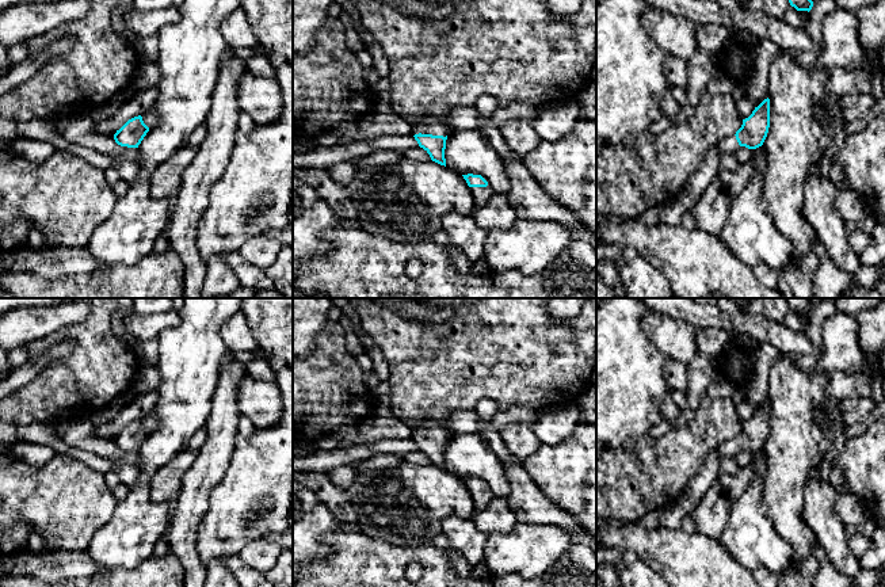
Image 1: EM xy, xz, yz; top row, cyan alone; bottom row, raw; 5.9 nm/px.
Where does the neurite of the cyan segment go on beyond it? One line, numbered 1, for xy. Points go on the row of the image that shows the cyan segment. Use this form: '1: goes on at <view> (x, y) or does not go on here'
1: does not go on here

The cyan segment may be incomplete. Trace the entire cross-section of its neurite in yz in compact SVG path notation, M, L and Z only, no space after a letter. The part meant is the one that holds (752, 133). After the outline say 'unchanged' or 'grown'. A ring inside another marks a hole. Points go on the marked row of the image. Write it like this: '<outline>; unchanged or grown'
M764 99L752 114L743 119L741 127L733 134L721 140L716 148L720 155L732 155L740 146L756 149L763 145L770 127L770 99Z; grown

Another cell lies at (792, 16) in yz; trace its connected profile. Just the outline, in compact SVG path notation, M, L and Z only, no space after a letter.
M790 7L786 11L782 20L785 20L786 23L789 23L793 27L798 27L798 28L805 27L804 16L794 7Z

